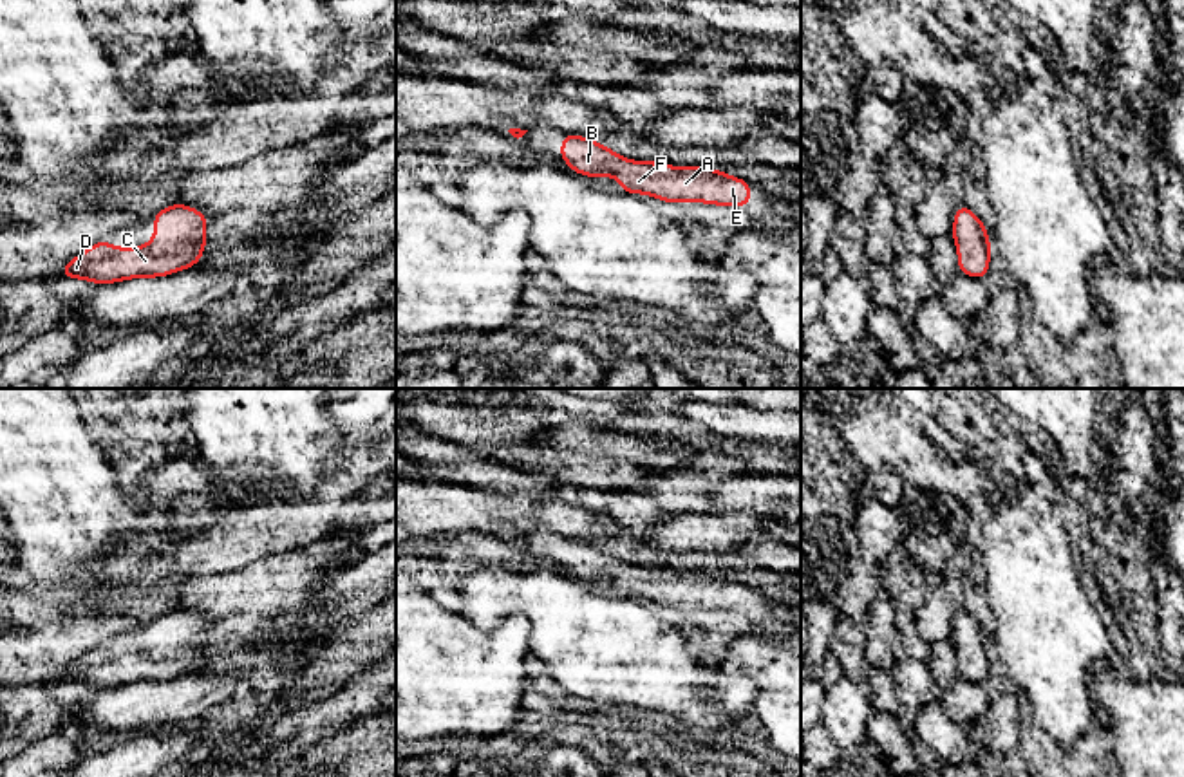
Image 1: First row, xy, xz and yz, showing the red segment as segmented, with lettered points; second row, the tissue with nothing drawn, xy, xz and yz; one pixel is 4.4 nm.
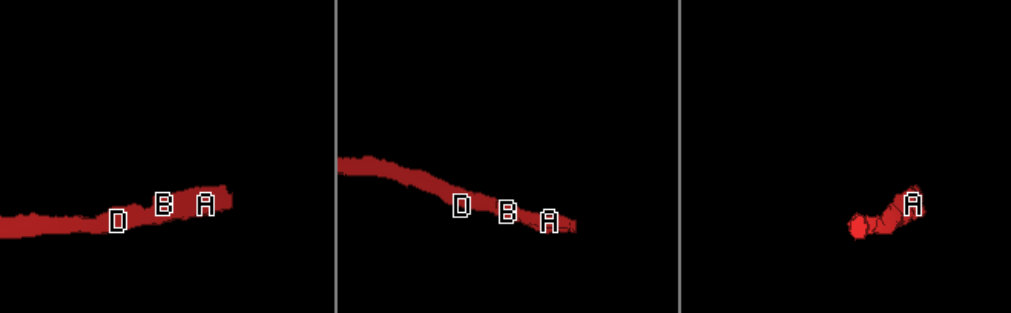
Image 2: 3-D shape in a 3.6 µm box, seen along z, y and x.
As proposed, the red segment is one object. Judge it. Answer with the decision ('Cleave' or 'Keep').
Keep

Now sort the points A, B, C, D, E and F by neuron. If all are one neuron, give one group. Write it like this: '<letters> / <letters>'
A B C D E F

